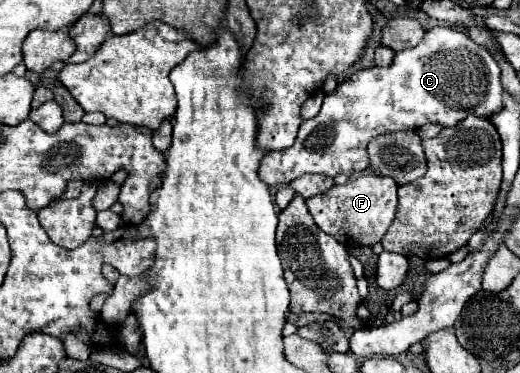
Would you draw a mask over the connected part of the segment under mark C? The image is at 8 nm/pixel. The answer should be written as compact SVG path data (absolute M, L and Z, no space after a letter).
M433 27L425 33L423 41L413 47L399 51L389 67L369 67L349 75L337 85L337 89L325 95L321 111L301 123L295 143L285 151L267 153L259 167L259 177L267 185L289 185L293 179L305 173L323 173L335 177L337 173L355 173L369 167L367 145L371 139L383 133L419 129L427 123L441 123L443 127L453 127L469 115L491 117L501 109L501 69L487 47L473 43L465 33L453 27Z

